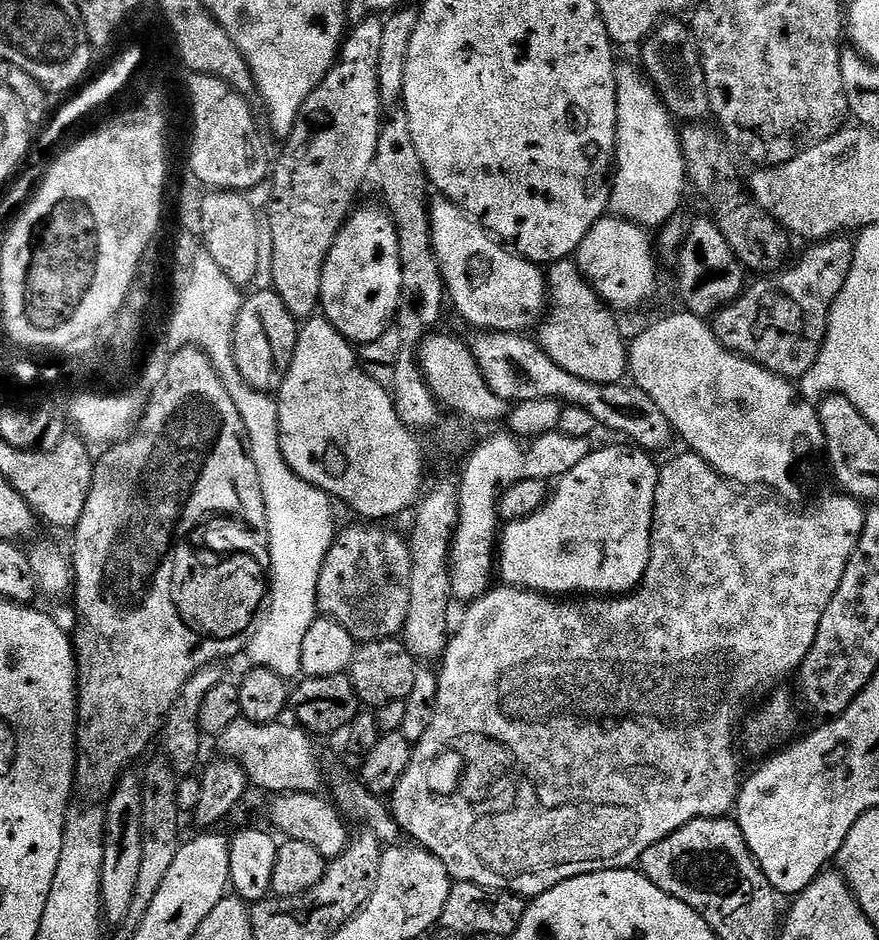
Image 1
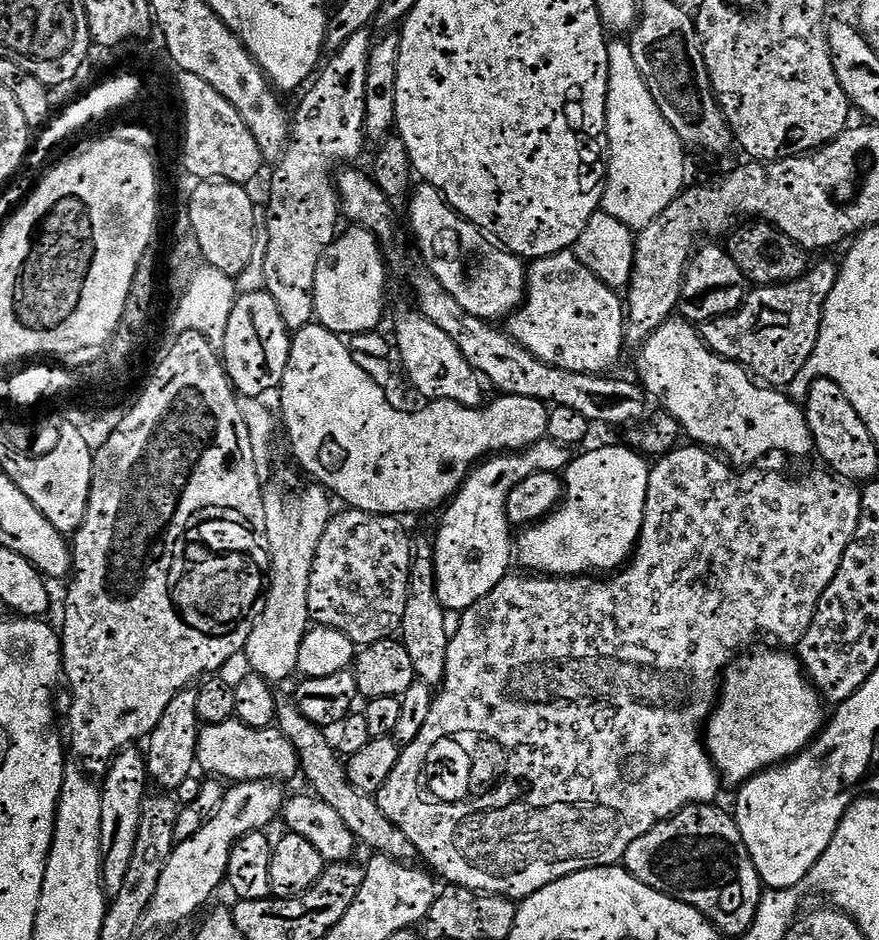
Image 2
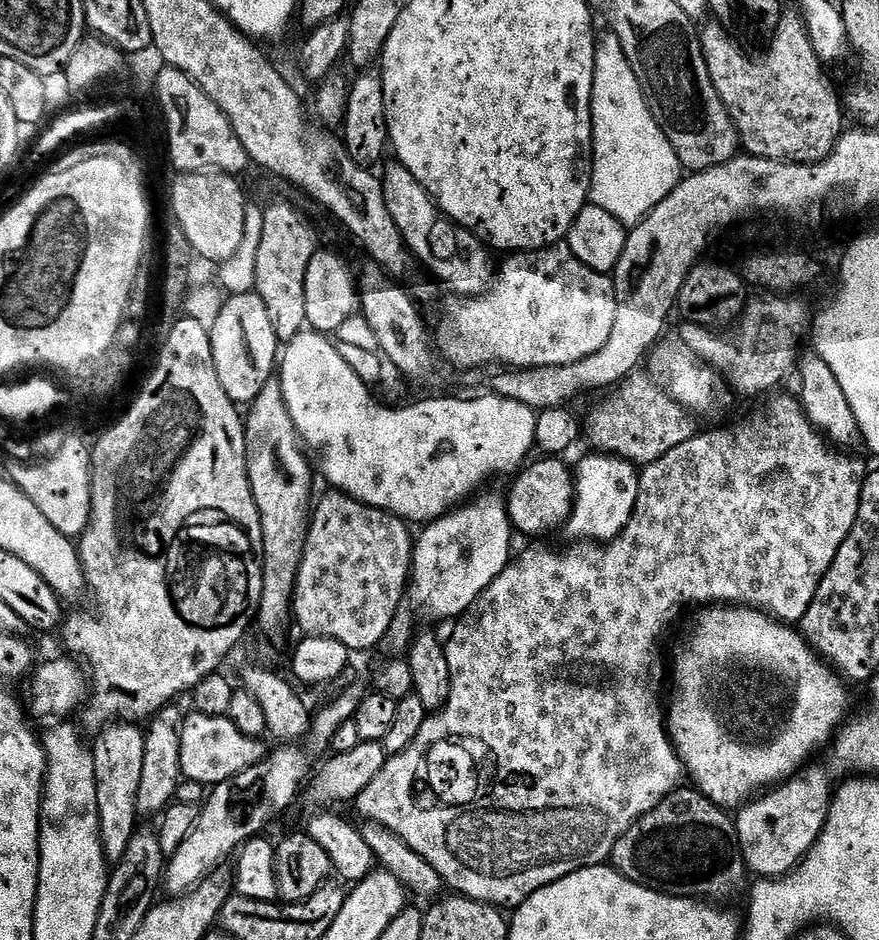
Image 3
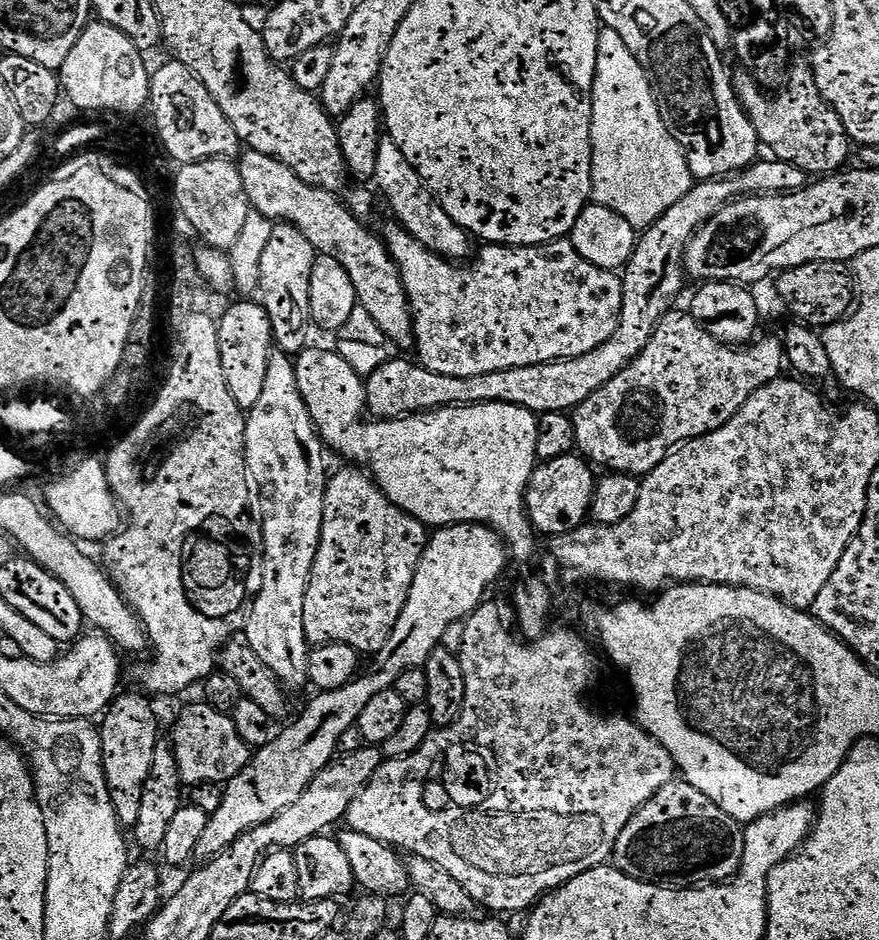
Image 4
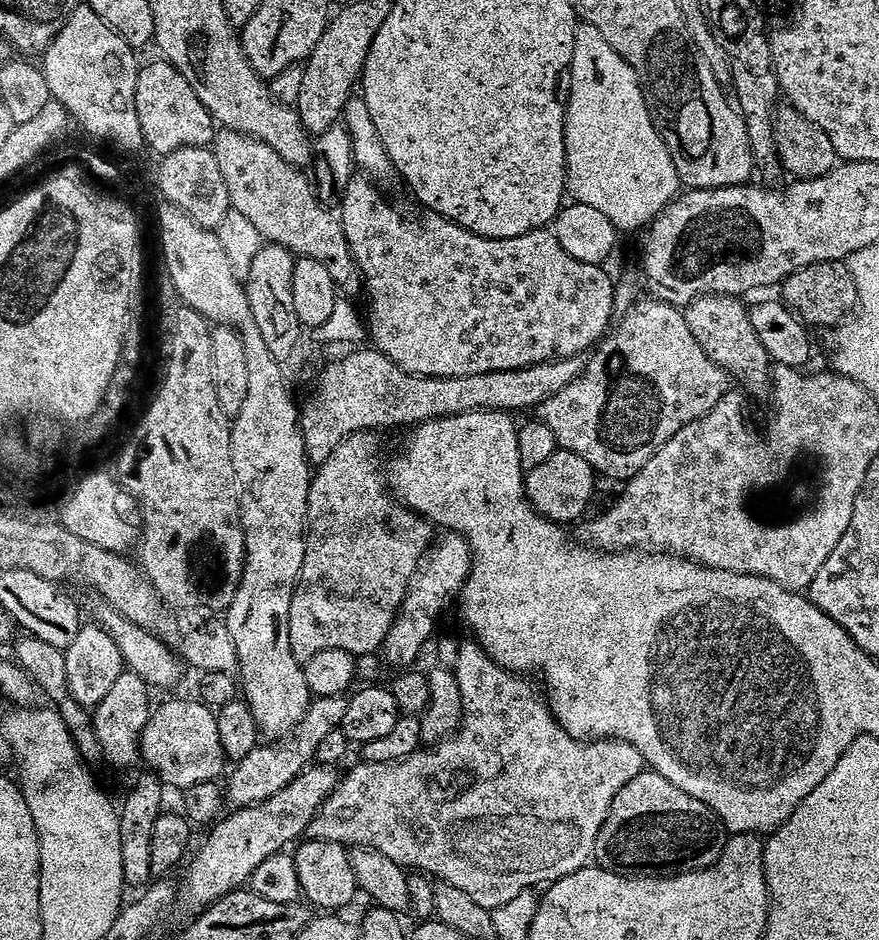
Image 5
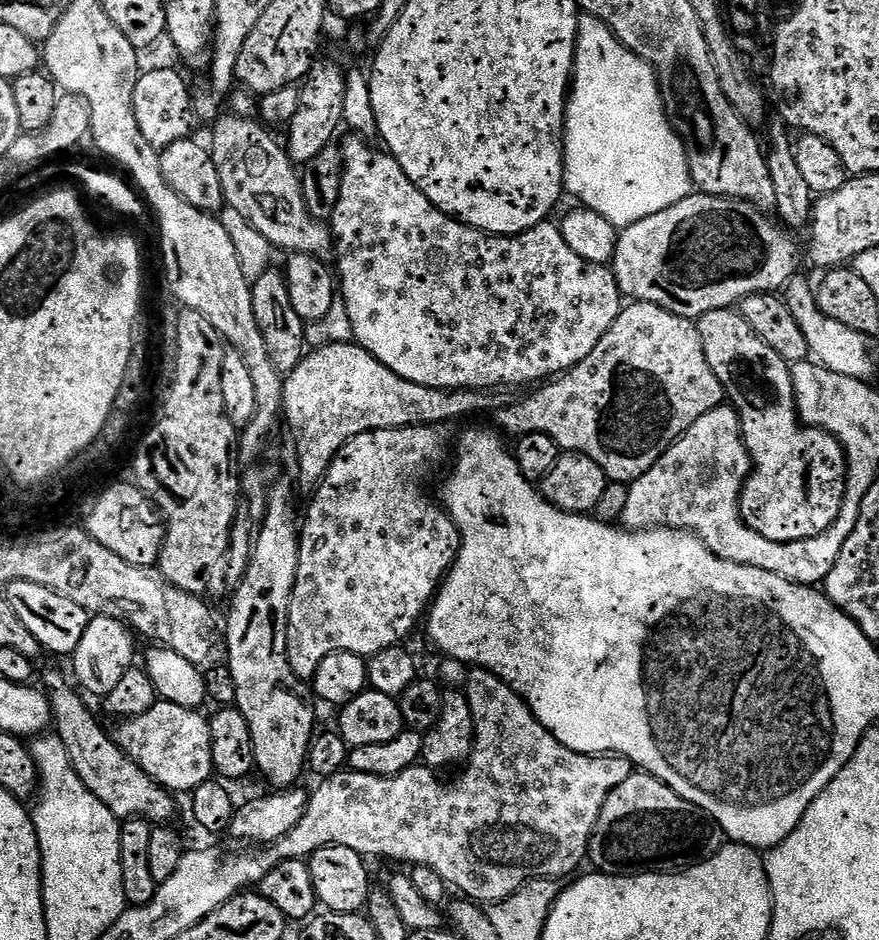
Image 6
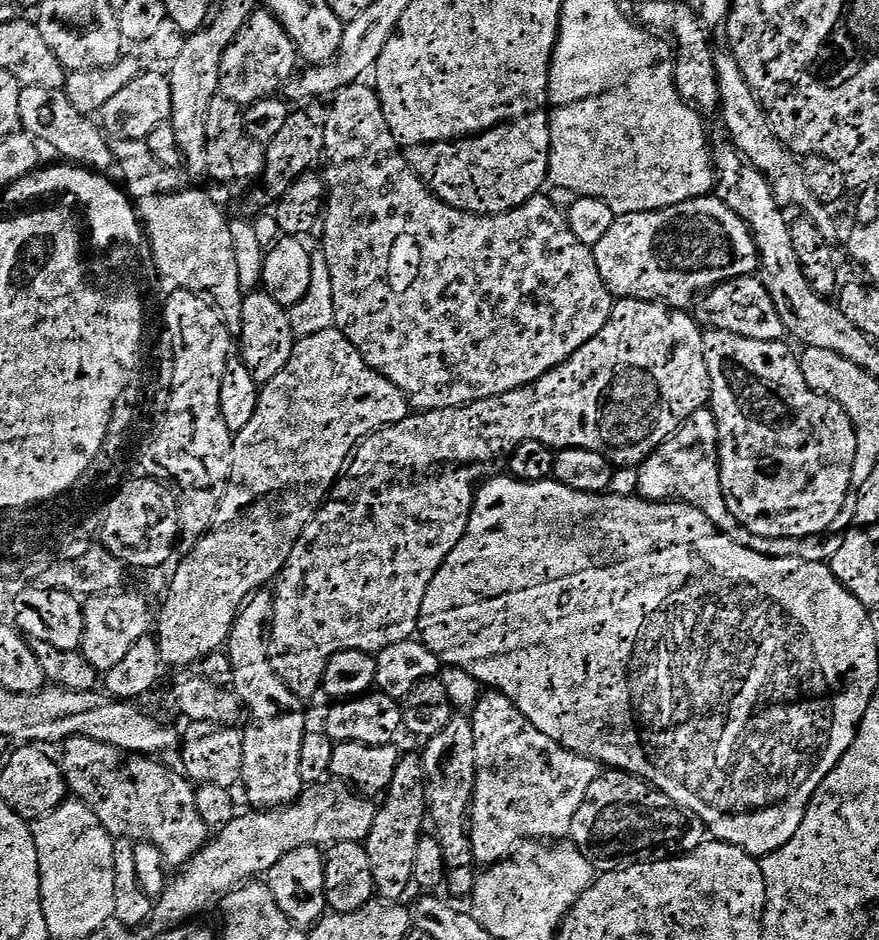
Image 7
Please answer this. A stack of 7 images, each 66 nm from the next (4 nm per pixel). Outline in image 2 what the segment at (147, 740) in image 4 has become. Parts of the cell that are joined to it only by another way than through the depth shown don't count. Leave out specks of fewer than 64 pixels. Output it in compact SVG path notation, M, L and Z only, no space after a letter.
M129 746L117 752L106 769L104 784L100 788L102 822L100 823L100 854L102 857L102 879L109 889L117 890L123 886L123 879L130 867L138 840L139 818L146 797L144 787L149 787L148 765L143 751Z

